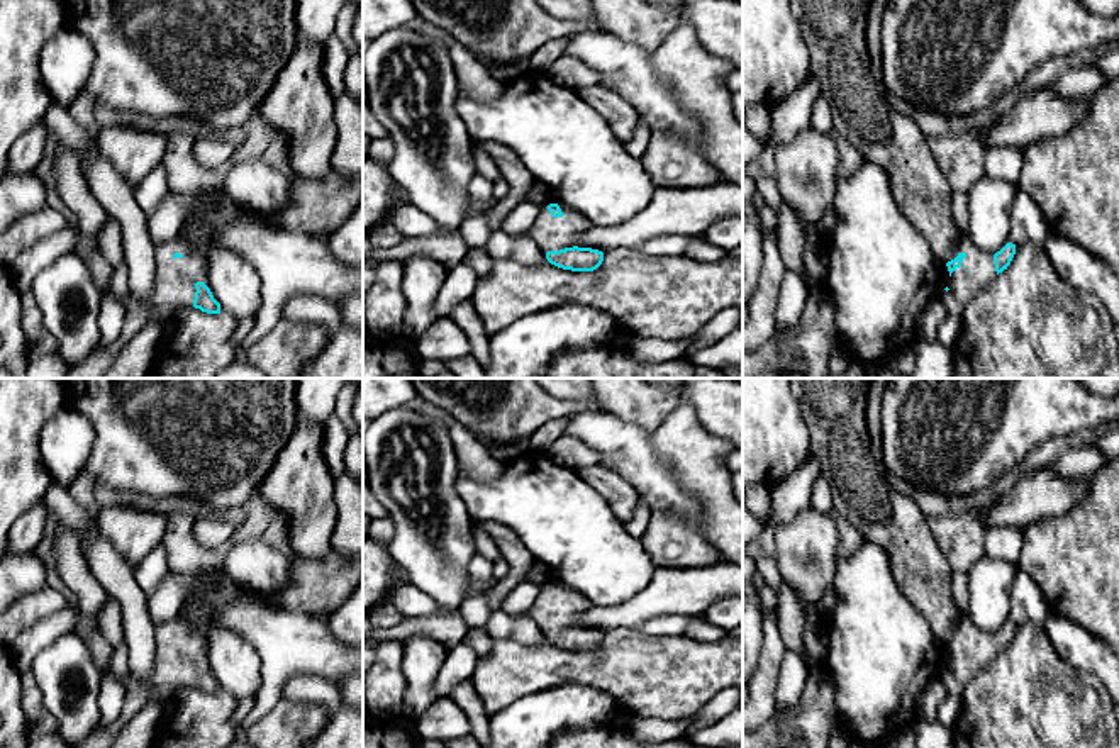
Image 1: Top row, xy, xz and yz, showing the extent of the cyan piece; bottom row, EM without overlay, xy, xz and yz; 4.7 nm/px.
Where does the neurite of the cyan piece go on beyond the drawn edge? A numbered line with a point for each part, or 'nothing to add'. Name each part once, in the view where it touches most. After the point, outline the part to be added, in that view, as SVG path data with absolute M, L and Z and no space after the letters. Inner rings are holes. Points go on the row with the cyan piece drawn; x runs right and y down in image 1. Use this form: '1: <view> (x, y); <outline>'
1: yz (963, 285); M961 236L951 260L960 253L966 254L961 266L953 273L944 266L939 287L939 299L953 317L961 317L966 305L997 276L994 254L980 251L968 236Z

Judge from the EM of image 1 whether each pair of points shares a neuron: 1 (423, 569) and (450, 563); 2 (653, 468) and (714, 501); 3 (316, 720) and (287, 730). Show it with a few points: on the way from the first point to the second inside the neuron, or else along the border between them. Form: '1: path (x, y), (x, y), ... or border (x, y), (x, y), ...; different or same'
1: path (429, 563), (443, 563); same
2: border (655, 452), (699, 504), (702, 516); different
3: path (309, 720), (294, 725); same

